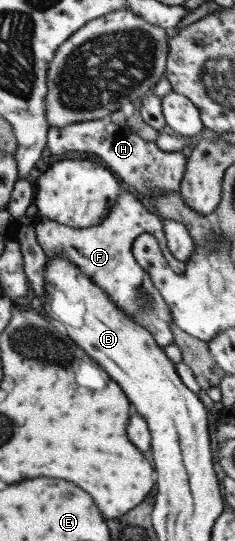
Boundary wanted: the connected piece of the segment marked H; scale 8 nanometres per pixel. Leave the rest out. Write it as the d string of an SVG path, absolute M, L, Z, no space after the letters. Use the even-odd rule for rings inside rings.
M153 88L148 89L144 95L145 103L135 103L136 109L125 119L124 126L119 127L106 118L51 127L46 133L46 149L53 155L71 151L95 155L111 174L129 187L134 187L145 200L151 193L176 193L185 172L186 159L181 151L161 151L154 144L157 129L165 125L165 121L161 114L160 99L154 95Z

